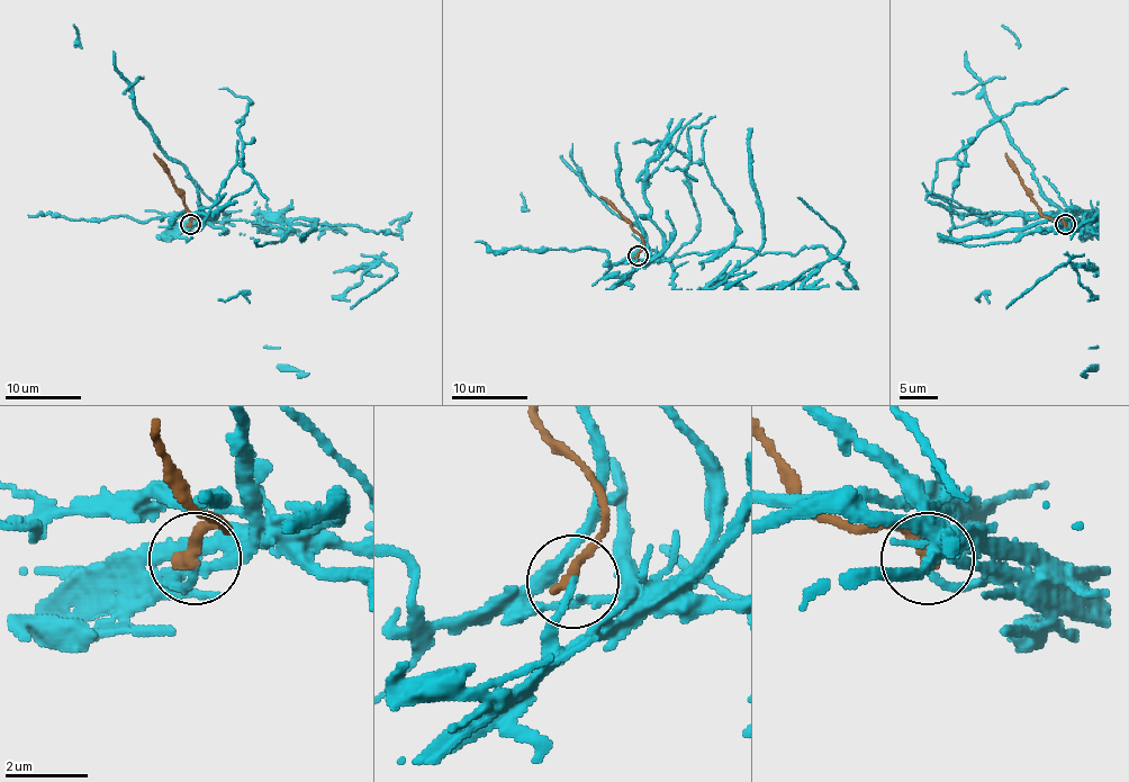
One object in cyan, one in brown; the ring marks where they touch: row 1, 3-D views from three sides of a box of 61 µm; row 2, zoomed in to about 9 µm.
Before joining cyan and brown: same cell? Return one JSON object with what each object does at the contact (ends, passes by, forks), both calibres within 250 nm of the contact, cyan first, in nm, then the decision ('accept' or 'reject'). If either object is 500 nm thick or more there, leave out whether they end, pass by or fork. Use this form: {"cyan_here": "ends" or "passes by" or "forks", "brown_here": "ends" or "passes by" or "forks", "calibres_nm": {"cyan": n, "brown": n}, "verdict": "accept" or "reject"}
{"cyan_here": "ends", "brown_here": "ends", "calibres_nm": {"cyan": 160, "brown": 360}, "verdict": "reject"}

